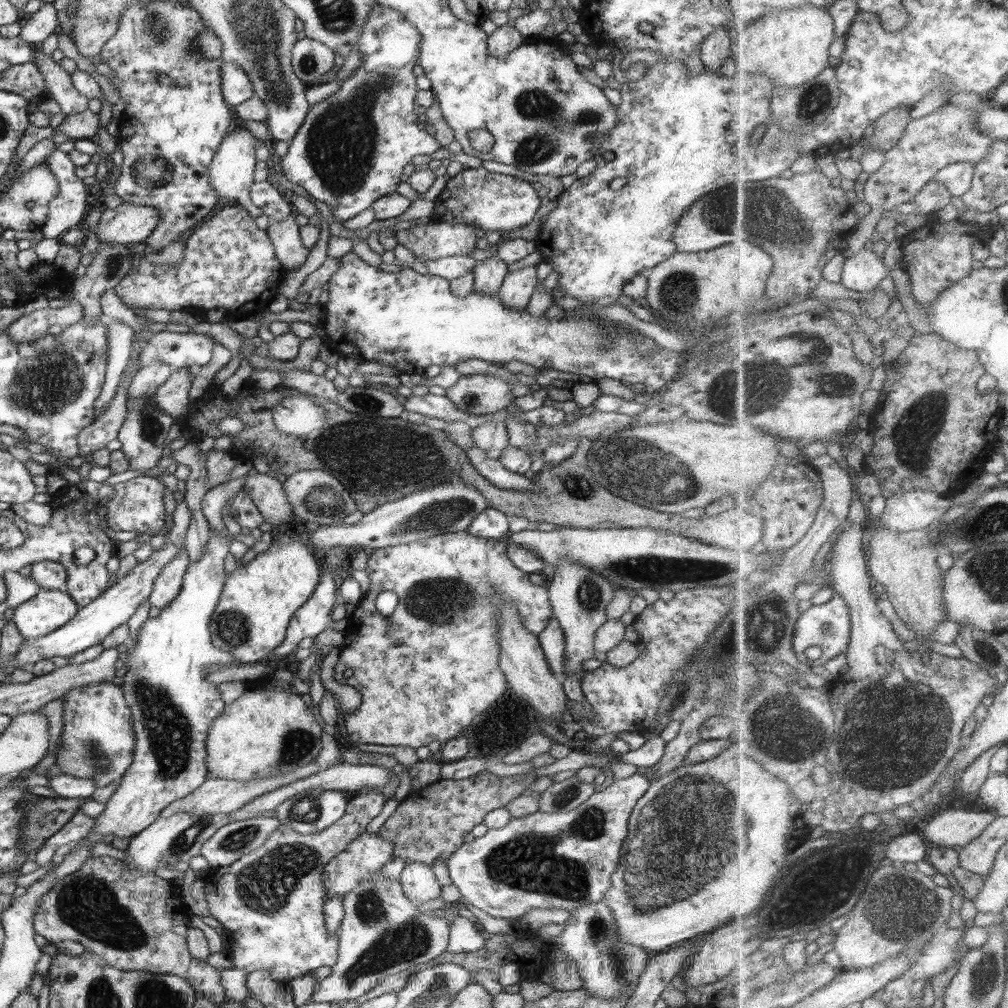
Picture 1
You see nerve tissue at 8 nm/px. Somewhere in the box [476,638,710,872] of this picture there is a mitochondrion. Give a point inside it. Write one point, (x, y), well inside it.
(568, 795)

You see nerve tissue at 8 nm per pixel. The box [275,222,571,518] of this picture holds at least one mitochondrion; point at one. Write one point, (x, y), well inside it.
(355, 450)

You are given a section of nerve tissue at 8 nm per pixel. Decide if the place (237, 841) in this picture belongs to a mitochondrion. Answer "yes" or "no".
yes

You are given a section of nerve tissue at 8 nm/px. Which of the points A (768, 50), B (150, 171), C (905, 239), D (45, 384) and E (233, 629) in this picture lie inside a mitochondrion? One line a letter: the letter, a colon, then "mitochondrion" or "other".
A: other
B: mitochondrion
C: other
D: mitochondrion
E: mitochondrion

